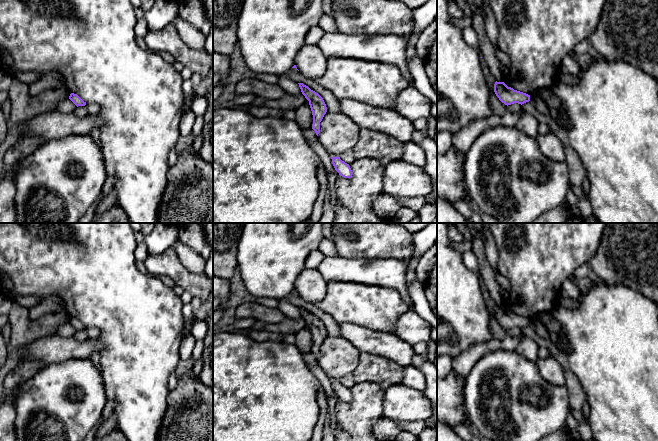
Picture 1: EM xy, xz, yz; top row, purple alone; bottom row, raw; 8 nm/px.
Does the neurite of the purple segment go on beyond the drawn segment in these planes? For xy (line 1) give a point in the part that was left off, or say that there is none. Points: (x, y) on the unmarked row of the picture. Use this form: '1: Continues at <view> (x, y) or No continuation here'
1: No continuation here

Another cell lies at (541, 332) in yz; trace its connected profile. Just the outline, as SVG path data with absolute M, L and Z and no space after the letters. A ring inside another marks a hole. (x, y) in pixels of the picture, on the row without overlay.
M538 319L530 320L530 326L535 331L536 337L538 339L548 339L549 332L543 323L541 323Z

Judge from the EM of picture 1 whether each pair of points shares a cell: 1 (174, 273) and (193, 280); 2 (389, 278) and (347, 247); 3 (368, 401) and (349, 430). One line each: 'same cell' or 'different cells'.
1: same cell
2: different cells
3: same cell

